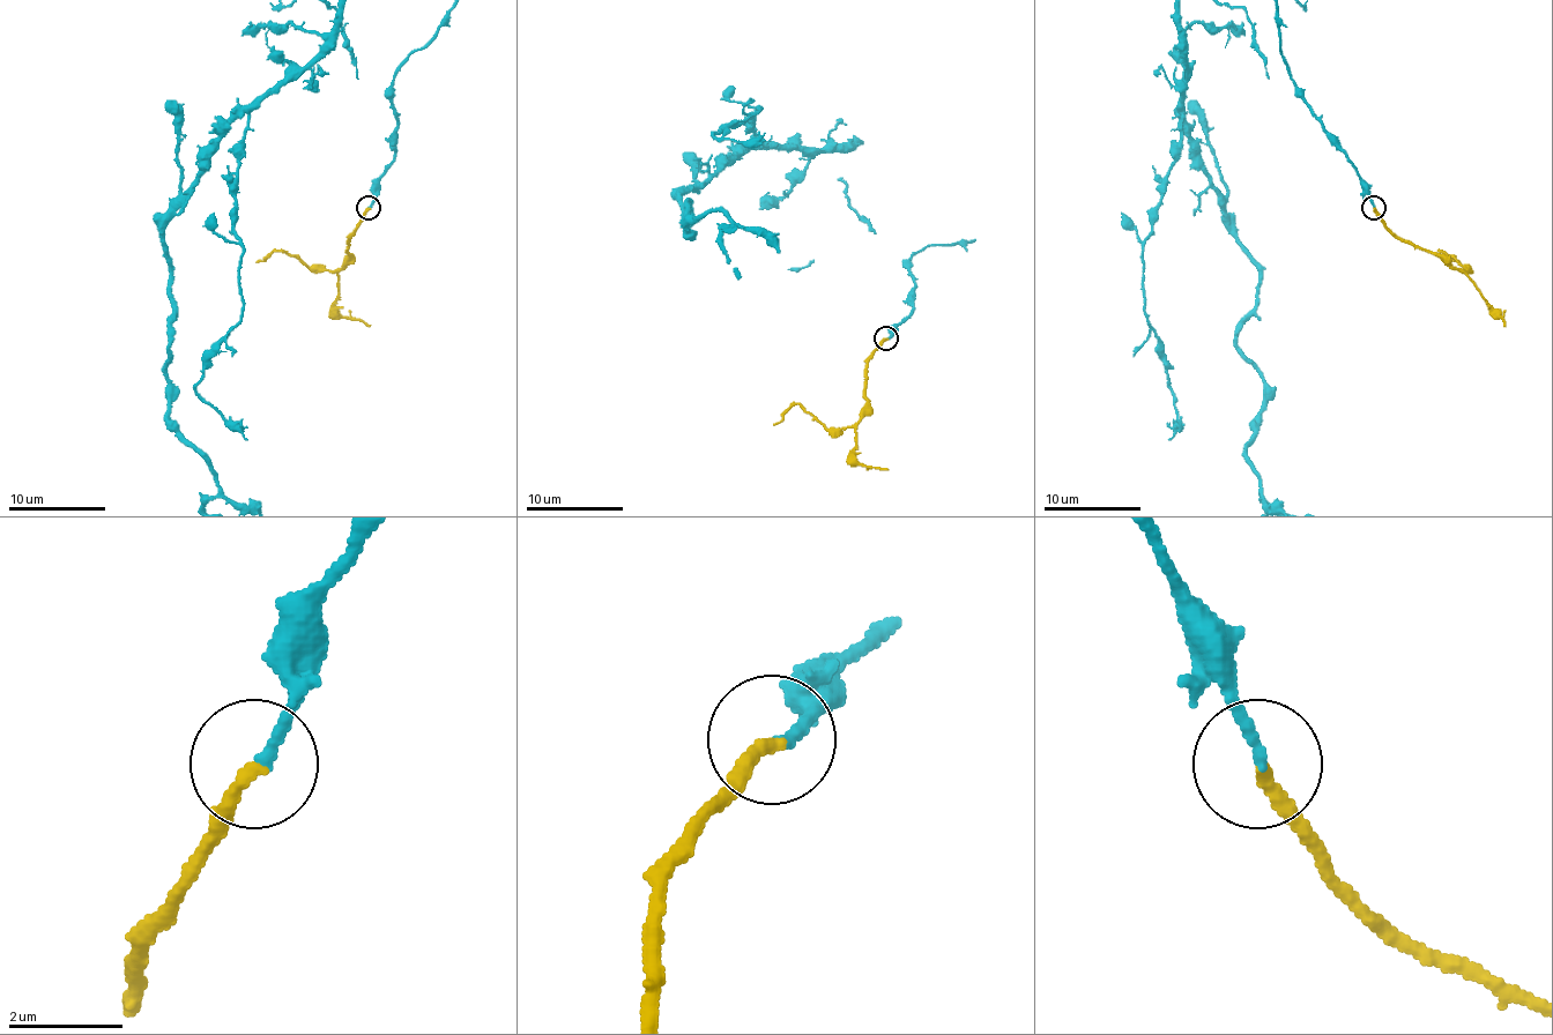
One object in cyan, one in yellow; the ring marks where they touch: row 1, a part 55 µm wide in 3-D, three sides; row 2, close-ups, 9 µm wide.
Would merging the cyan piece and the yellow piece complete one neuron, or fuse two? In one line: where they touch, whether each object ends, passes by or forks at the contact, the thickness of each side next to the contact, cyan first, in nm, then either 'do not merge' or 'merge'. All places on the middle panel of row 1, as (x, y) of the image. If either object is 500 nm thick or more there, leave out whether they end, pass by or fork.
at (885, 337); cyan ends there; yellow ends there; 190 nm thick on the cyan side, 240 nm on the other; merge

